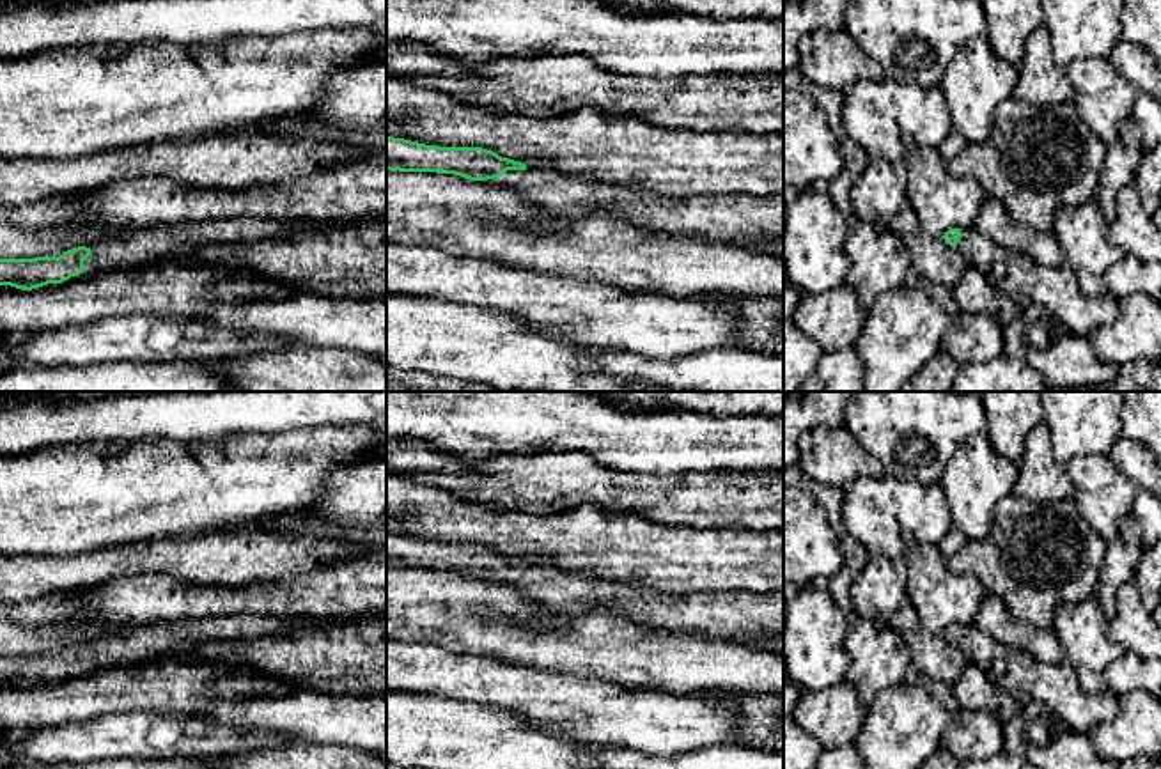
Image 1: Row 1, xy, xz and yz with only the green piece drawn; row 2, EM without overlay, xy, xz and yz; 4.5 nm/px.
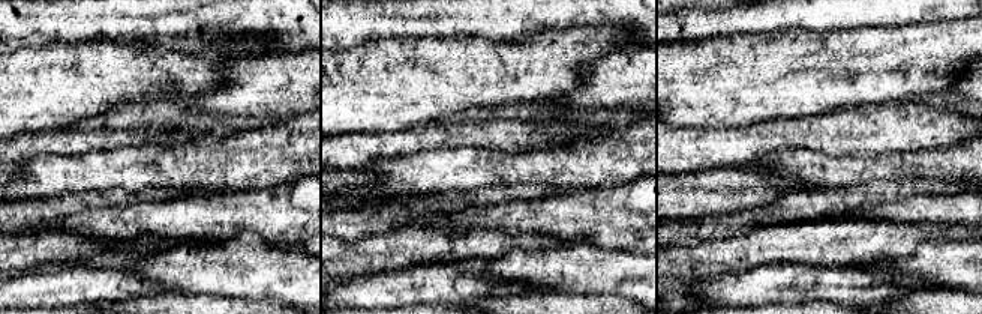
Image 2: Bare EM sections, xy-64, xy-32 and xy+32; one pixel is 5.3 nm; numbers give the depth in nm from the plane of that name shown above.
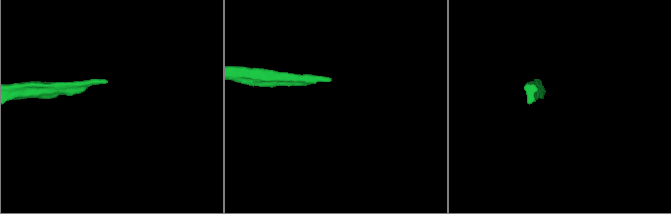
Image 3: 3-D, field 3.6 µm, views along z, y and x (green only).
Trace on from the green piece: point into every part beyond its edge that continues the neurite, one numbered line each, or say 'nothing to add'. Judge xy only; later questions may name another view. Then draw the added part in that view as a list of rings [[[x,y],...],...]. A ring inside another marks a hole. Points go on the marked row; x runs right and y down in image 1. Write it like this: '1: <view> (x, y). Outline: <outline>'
1: xy (146, 247). Outline: [[[241,218],[117,232],[110,243],[90,252],[83,260],[83,271],[151,268],[207,245],[252,243],[308,225],[316,223],[268,223],[266,220]]]

